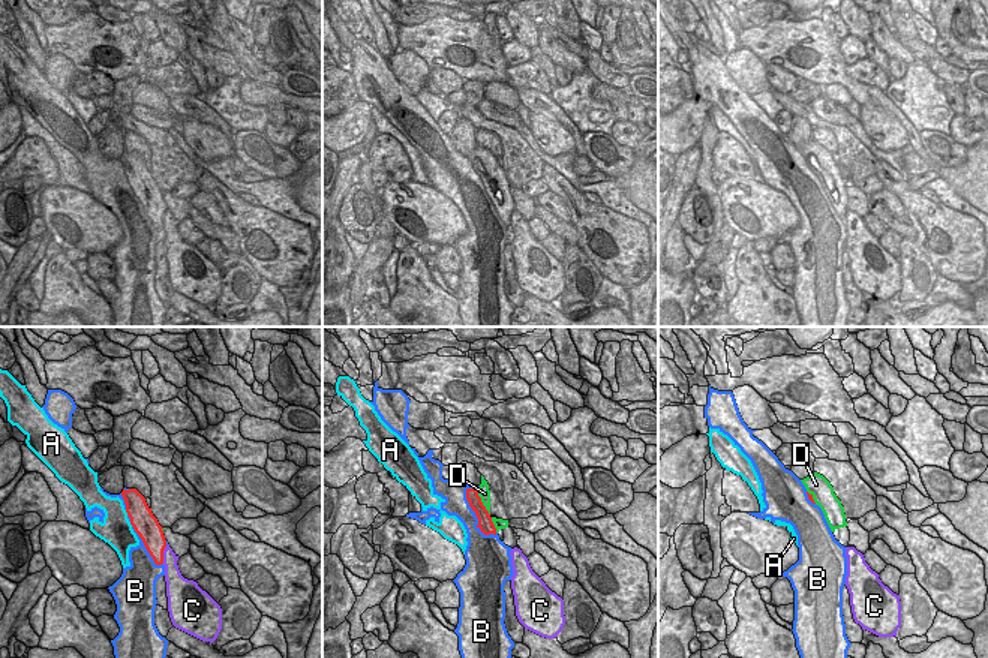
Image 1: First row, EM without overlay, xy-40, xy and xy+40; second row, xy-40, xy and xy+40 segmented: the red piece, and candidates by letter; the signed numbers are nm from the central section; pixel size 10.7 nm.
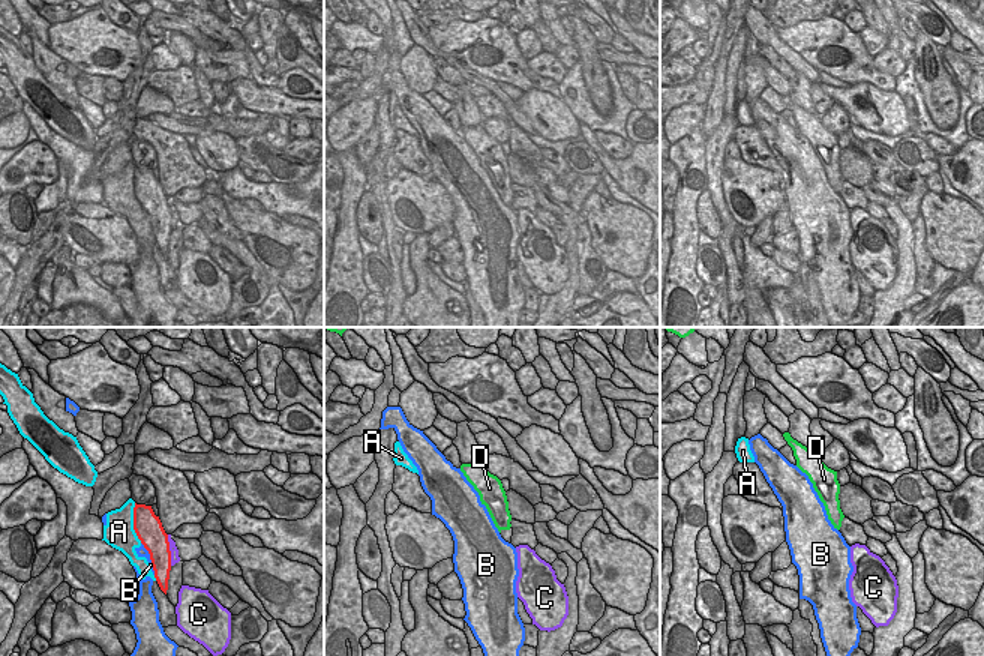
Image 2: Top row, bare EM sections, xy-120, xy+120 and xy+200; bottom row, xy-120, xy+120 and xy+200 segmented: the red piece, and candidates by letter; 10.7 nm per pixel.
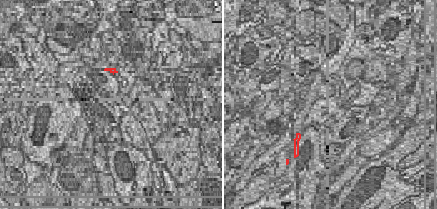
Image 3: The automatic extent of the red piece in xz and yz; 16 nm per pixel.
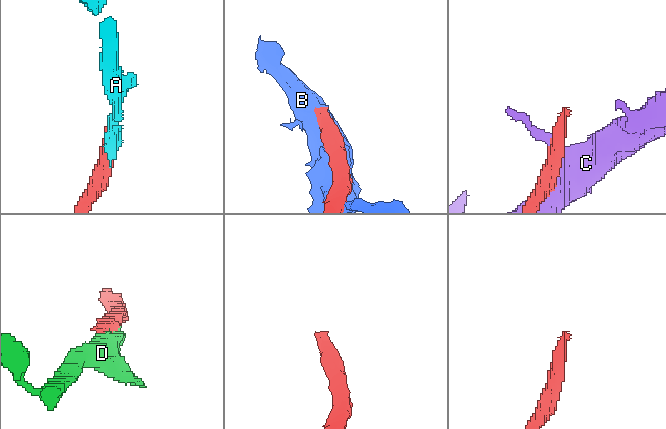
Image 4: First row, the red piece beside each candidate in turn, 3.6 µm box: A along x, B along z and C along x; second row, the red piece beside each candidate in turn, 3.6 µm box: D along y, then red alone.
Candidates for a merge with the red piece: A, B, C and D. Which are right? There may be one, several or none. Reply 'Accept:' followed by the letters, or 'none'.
Accept: D

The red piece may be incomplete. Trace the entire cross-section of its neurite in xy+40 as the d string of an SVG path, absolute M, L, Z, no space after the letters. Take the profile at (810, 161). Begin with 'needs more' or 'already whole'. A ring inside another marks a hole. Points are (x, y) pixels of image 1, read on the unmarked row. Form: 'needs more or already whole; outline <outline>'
needs more; outline M814 136L801 145L807 153L808 163L822 172L832 196L847 190L844 171L823 139Z

